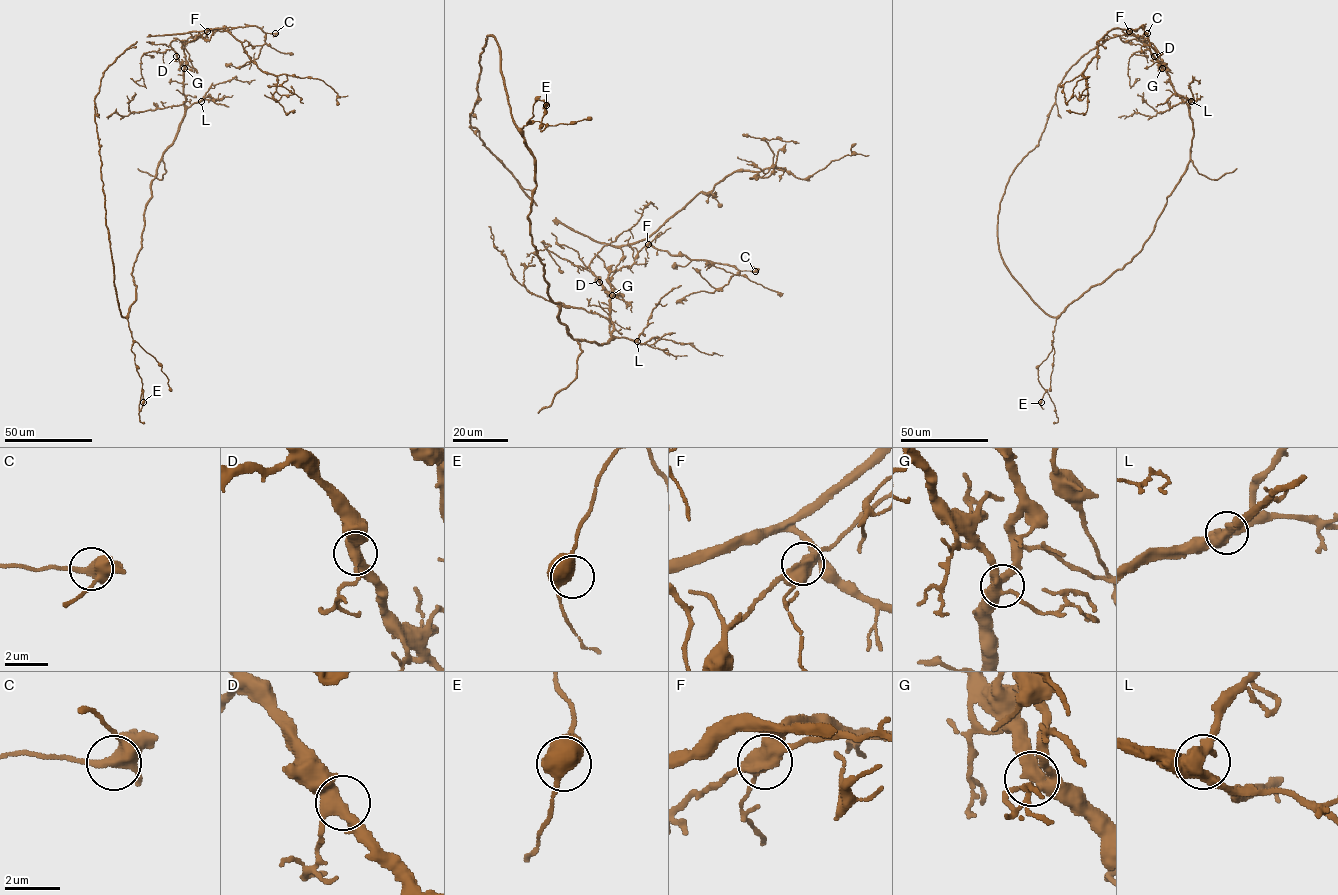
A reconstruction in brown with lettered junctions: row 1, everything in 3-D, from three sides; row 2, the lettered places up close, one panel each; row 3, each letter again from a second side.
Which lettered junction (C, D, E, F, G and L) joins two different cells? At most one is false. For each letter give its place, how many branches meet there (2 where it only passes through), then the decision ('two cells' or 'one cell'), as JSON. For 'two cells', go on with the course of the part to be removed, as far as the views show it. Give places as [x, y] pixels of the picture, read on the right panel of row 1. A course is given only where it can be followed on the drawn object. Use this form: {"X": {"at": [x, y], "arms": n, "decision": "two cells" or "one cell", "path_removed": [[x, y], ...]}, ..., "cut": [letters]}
{"C": {"at": [1147, 33], "arms": 4, "decision": "one cell"}, "D": {"at": [1154, 56], "arms": 3, "decision": "one cell"}, "E": {"at": [1041, 402], "arms": 4, "decision": "one cell"}, "F": {"at": [1129, 31], "arms": 4, "decision": "one cell"}, "G": {"at": [1162, 68], "arms": 4, "decision": "one cell"}, "L": {"at": [1191, 101], "arms": 3, "decision": "one cell"}, "cut": []}

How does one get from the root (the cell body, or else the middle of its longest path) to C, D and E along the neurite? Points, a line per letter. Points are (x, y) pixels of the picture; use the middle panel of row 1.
C: (544, 266), (559, 320), (573, 339), (596, 344), (612, 337), (610, 273), (630, 266), (649, 243), (755, 271)
D: (544, 266), (559, 320), (573, 339), (596, 344), (605, 343), (613, 329), (610, 295), (599, 282)
E: (544, 266), (528, 218), (535, 161), (521, 128), (531, 122), (536, 99), (544, 100), (545, 111), (546, 105)

